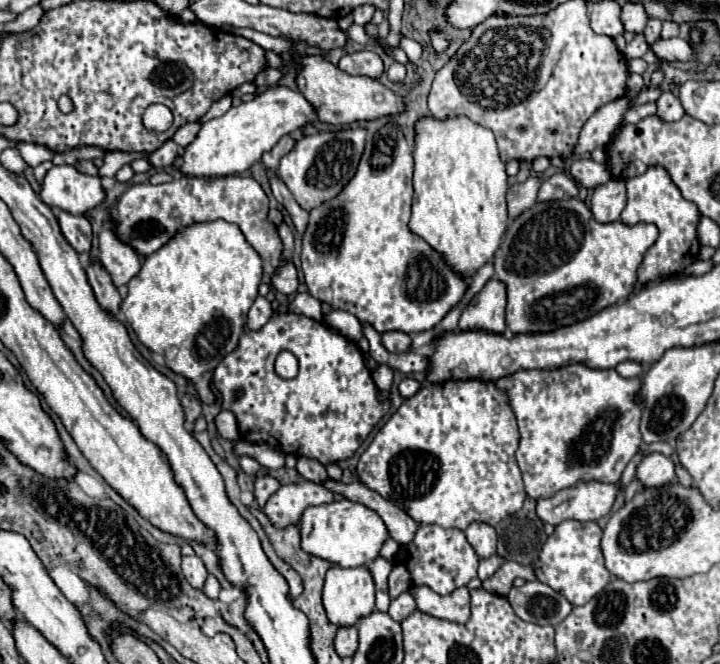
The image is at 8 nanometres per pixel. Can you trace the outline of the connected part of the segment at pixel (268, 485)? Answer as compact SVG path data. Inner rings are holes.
M256 476L254 480L254 498L260 508L264 508L266 500L280 488L280 482L272 476Z

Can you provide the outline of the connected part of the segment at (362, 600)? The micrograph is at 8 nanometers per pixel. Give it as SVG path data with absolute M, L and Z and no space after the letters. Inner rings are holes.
M330 566L322 600L332 624L352 626L358 618L368 616L374 610L374 580L370 570L366 566Z

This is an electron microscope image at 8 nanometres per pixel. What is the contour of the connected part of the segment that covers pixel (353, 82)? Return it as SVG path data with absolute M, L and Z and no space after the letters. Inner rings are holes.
M296 56L296 86L304 98L316 106L318 120L328 124L350 124L366 118L380 118L404 110L400 94L366 76L350 76L322 56Z

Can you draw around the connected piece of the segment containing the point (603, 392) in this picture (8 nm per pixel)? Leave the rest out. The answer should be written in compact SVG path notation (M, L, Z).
M582 364L564 366L558 370L530 370L516 372L514 376L496 382L506 390L520 428L520 448L516 460L522 470L524 488L530 498L548 498L562 488L574 486L578 480L618 482L626 464L640 450L640 416L642 404L636 402L642 376L622 378L616 370L592 370Z

